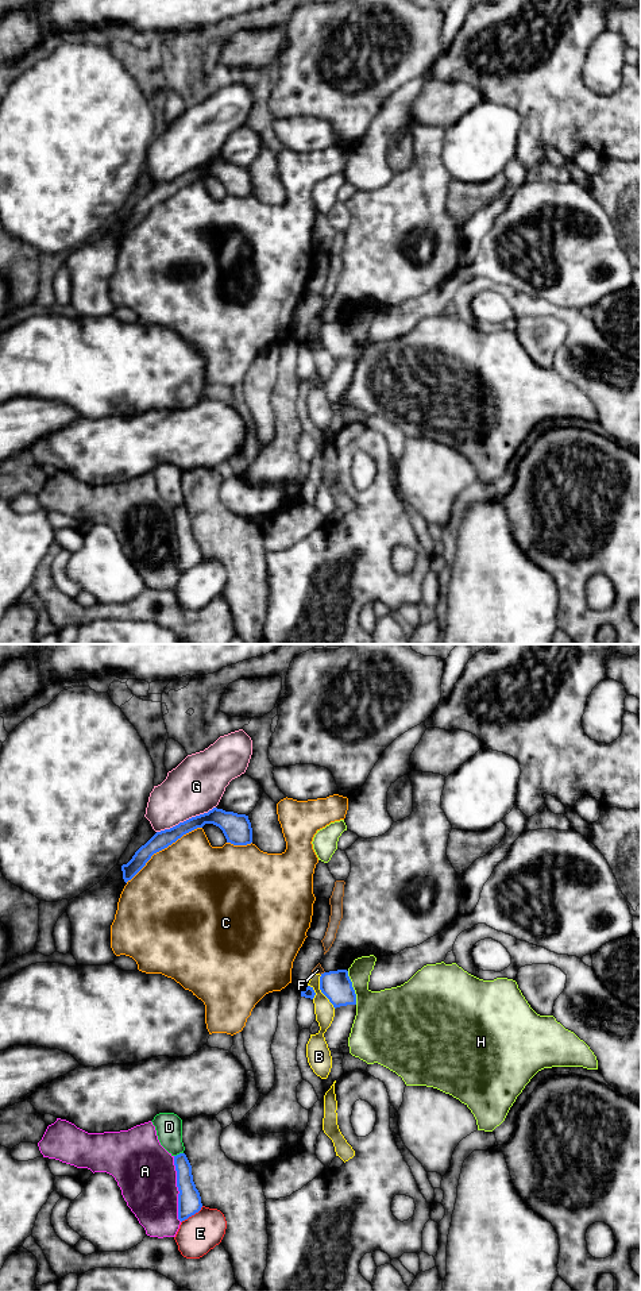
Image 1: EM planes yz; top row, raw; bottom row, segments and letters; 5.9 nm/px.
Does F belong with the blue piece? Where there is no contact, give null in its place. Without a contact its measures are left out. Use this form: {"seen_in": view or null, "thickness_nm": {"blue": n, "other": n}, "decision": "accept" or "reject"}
{"seen_in": "yz", "thickness_nm": {"blue": 180, "other": 50}, "decision": "reject"}

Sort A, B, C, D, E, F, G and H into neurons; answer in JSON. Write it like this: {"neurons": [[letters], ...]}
{"neurons": [["A"], ["B", "F"], ["C"], ["D"], ["E"], ["G"], ["H"]]}

